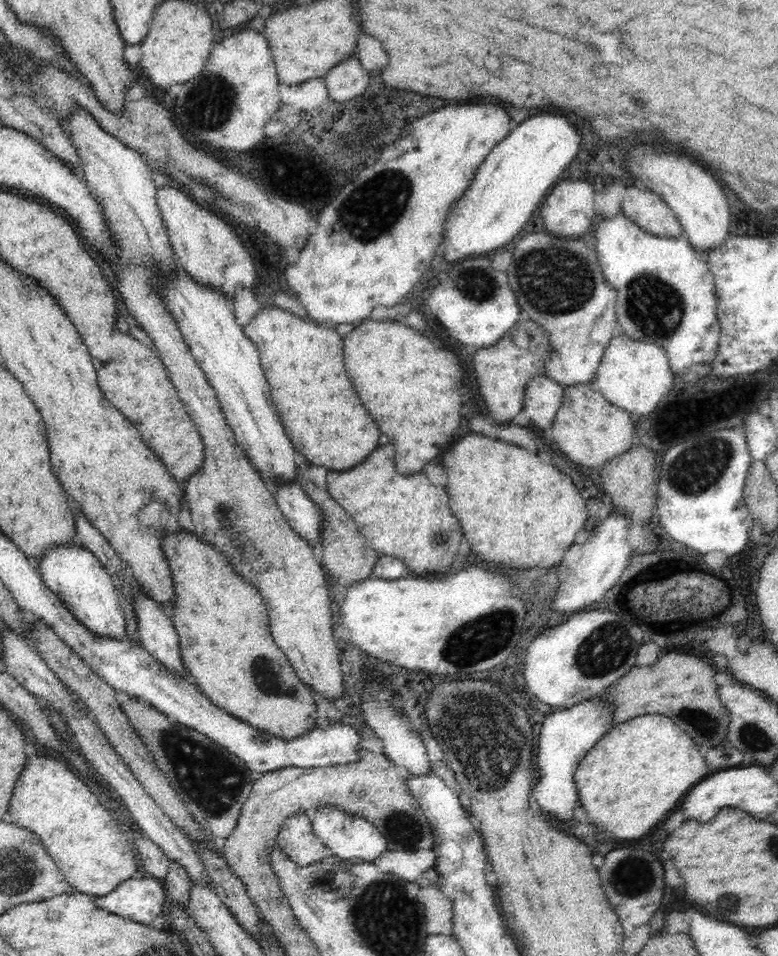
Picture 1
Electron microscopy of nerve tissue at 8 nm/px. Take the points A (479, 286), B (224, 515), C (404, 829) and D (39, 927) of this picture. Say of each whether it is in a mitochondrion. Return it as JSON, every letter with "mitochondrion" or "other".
{"A":"mitochondrion","B":"mitochondrion","C":"mitochondrion","D":"other"}

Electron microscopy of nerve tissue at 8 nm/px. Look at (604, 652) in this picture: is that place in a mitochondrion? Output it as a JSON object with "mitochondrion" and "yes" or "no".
{"mitochondrion":"yes"}

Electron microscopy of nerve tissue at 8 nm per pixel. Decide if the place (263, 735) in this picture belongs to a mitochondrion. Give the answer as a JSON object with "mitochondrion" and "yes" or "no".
{"mitochondrion":"no"}

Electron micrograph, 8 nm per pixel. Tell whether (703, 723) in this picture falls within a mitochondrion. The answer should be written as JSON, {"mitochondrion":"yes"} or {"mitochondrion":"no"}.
{"mitochondrion":"yes"}

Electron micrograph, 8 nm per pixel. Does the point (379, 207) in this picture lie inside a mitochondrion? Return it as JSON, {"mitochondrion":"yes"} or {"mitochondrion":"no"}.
{"mitochondrion":"yes"}

